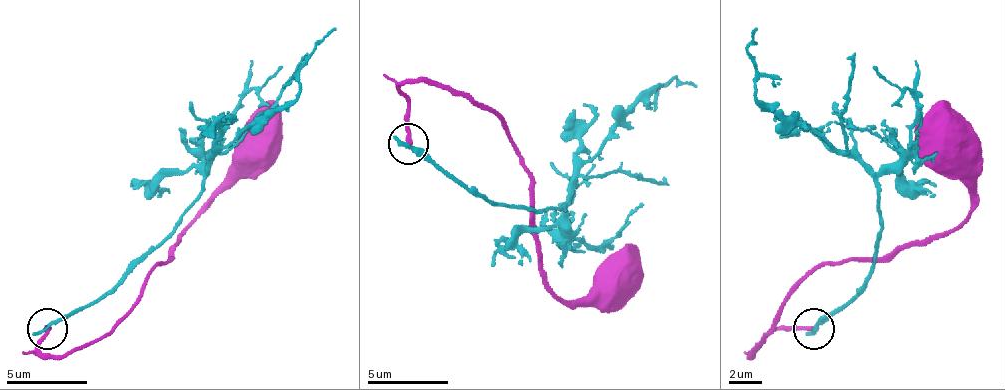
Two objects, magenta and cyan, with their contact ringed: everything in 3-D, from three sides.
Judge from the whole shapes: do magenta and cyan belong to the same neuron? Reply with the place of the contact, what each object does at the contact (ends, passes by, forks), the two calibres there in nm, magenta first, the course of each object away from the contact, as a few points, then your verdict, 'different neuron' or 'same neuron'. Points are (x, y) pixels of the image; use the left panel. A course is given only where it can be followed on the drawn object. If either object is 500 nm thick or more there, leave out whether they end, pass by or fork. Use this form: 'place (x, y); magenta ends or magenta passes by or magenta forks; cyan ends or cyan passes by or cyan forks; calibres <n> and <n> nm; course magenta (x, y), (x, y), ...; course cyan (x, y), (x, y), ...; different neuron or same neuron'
place (47, 329); magenta ends; cyan ends; calibres 280 and 320 nm; course magenta (46, 330), (38, 346), (46, 354), (70, 354), (99, 342), (156, 269), (168, 261), (180, 236), (257, 151); course cyan (46, 330), (95, 305), (119, 281), (180, 216), (213, 155), (294, 98), (298, 65), (335, 29); different neuron

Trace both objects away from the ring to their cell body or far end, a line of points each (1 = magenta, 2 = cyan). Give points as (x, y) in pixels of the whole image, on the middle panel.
1: (407, 143), (399, 90), (407, 82), (480, 102), (529, 175), (541, 277), (565, 301), (590, 301), (618, 277)
2: (407, 143), (480, 196), (541, 212), (561, 208), (574, 179), (606, 135), (655, 86), (675, 78), (696, 86)

